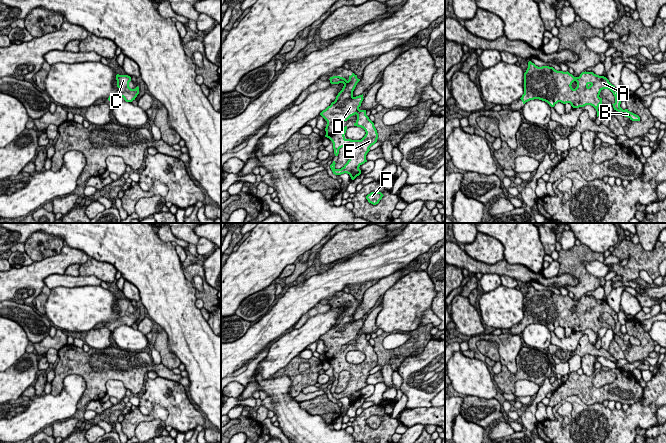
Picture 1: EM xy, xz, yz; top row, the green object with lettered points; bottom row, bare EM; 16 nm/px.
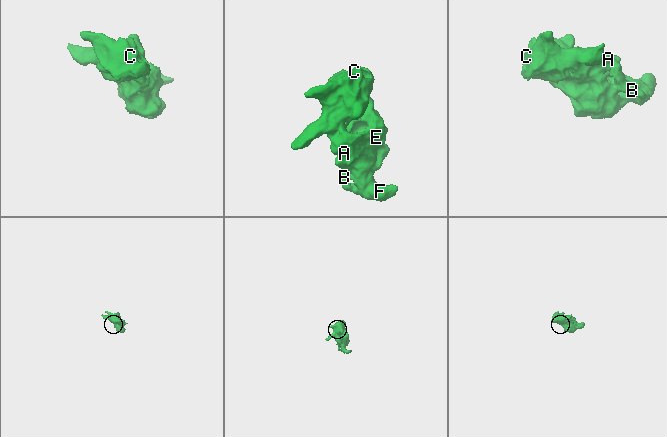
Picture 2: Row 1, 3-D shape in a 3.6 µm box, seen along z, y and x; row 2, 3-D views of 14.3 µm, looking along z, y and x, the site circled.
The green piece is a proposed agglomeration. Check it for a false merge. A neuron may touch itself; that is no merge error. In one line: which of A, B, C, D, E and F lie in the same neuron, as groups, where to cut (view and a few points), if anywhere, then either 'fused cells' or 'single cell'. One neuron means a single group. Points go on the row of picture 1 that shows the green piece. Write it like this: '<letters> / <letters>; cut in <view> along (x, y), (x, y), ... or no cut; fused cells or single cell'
A B C D E F; no cut; single cell

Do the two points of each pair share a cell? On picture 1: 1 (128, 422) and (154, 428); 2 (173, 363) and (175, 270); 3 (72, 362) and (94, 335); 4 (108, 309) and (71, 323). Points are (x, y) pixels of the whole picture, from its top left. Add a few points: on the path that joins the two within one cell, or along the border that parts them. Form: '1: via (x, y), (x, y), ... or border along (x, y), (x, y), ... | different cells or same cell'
1: border along (161, 419), (141, 421), (134, 432) | different cells
2: border along (164, 331), (167, 336), (167, 347), (181, 362) | different cells
3: border along (111, 346), (90, 348) | different cells
4: via (99, 309), (85, 309), (80, 314) | same cell

